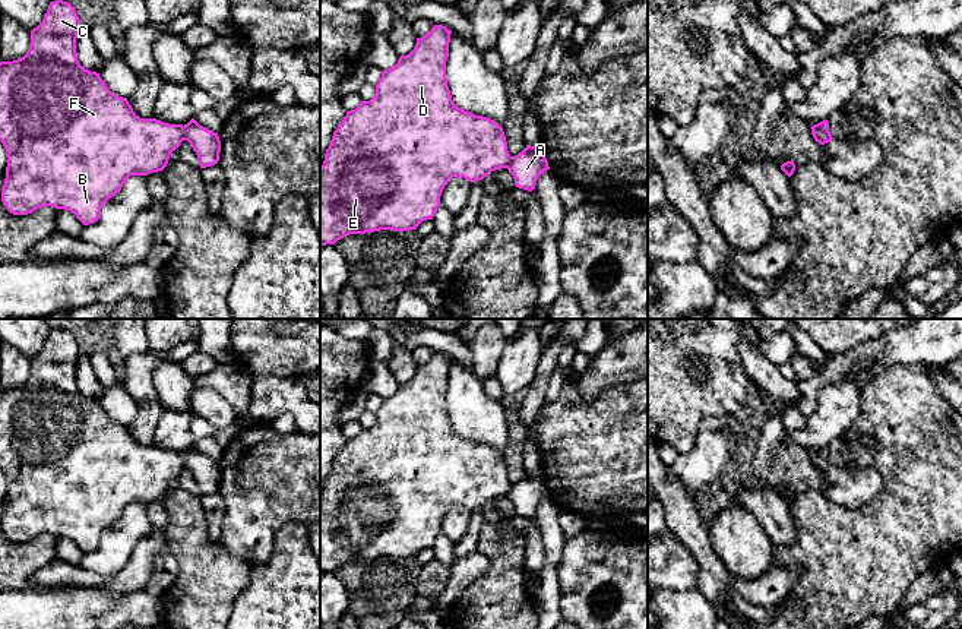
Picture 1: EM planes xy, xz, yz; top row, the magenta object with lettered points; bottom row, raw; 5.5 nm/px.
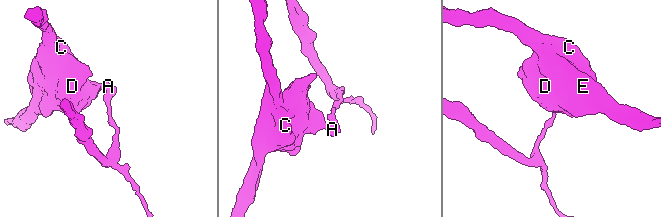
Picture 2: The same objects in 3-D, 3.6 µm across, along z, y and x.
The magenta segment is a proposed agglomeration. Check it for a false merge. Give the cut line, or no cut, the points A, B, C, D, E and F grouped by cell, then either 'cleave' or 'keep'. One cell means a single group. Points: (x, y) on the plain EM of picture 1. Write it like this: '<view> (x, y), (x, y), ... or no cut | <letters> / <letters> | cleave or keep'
xy (183, 454), (184, 467) | A / B C D E F | cleave

